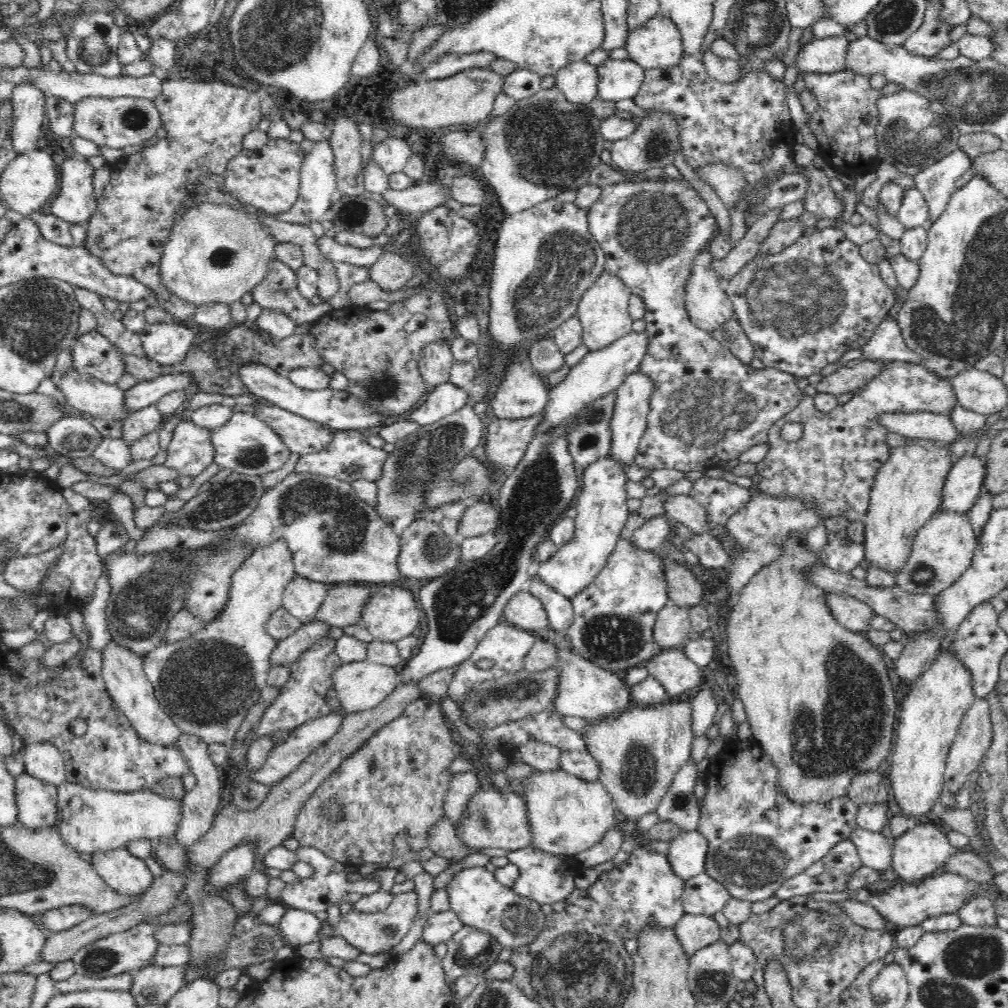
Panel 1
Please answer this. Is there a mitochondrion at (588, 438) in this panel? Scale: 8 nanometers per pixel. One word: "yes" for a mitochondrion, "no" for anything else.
yes

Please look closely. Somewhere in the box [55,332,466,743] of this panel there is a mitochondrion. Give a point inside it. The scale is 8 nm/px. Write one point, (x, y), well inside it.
(207, 683)

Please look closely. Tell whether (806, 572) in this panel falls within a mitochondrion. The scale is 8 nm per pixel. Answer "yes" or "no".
no

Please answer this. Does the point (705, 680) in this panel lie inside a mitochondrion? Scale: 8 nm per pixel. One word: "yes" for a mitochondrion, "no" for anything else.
no

